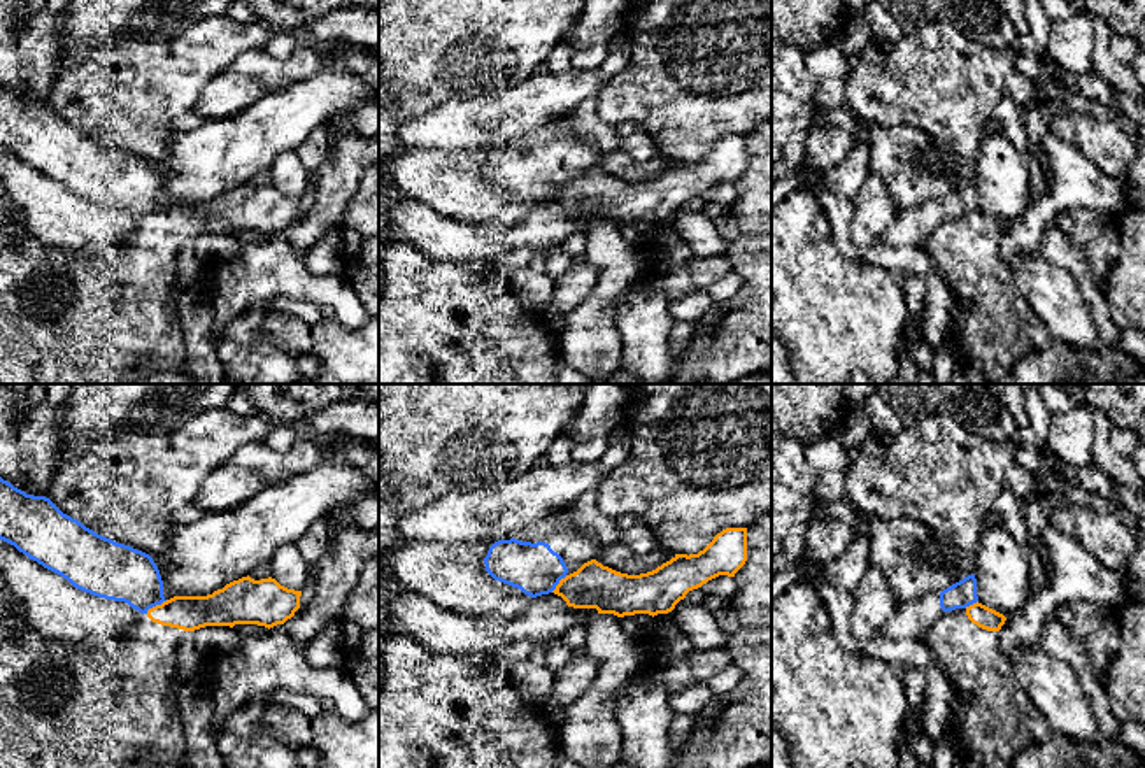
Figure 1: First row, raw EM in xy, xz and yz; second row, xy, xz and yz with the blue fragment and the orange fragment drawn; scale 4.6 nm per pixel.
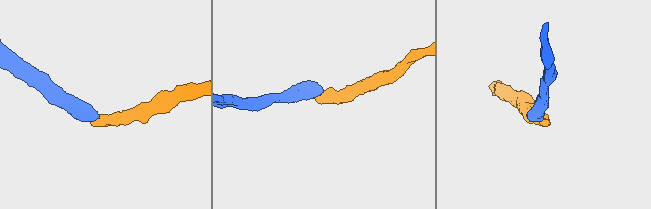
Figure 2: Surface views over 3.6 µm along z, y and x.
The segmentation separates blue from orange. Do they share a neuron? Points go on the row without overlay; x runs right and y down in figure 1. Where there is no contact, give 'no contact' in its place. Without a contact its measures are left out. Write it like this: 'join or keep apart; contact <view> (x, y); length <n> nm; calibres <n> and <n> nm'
keep apart; contact xy (156, 211); length 120 nm; calibres 260 and 160 nm

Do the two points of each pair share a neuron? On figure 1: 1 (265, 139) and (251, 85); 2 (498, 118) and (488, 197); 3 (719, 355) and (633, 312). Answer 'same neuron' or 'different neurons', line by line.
1: different neurons
2: different neurons
3: different neurons

